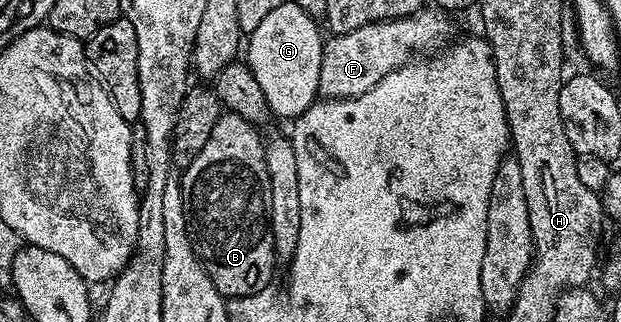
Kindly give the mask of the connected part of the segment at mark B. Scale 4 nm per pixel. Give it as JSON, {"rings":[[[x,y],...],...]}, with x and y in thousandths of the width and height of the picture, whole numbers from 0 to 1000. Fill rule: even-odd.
{"rings":[[[357,345],[340,429],[327,466],[290,537],[291,599],[298,630],[298,671],[304,683],[304,727],[311,739],[311,773],[324,820],[333,839],[346,901],[364,925],[403,919],[435,891],[440,873],[440,820],[448,817],[440,761],[440,720],[433,711],[433,543],[427,500],[424,422],[409,388],[385,354]]]}

